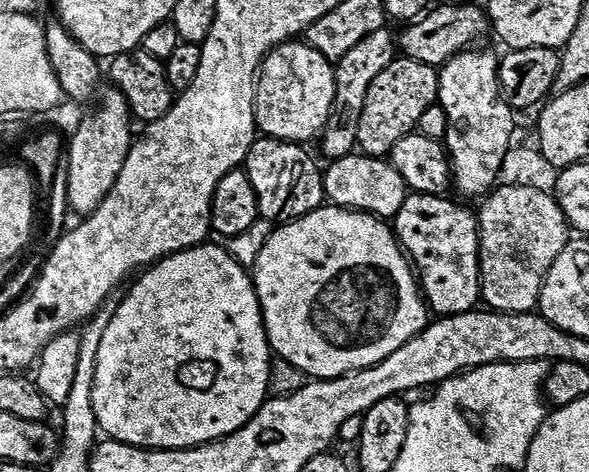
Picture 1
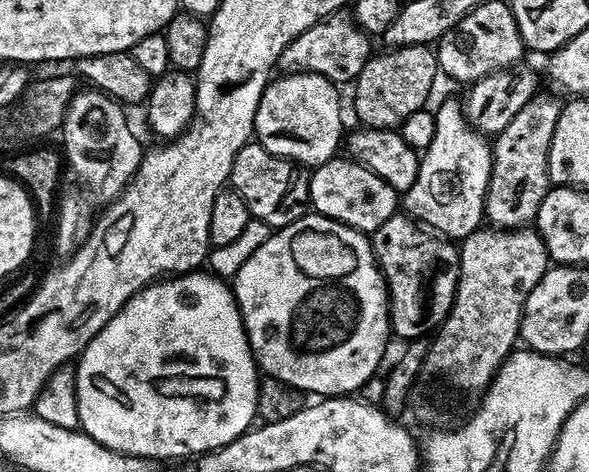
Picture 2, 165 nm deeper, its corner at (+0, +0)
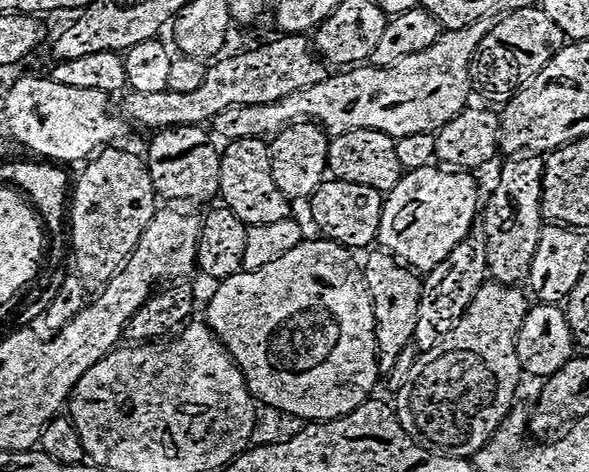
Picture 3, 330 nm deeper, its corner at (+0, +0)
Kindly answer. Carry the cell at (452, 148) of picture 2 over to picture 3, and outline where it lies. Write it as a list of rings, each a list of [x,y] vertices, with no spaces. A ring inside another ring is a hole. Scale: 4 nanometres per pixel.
[[[440,166],[407,169],[407,171],[401,175],[400,181],[398,181],[398,183],[395,184],[392,189],[388,191],[383,197],[384,205],[380,211],[380,221],[378,222],[378,230],[376,231],[376,240],[378,241],[379,247],[383,249],[383,251],[392,253],[392,255],[395,256],[397,260],[403,262],[405,265],[407,265],[407,267],[413,270],[427,270],[429,268],[433,268],[434,266],[438,266],[438,262],[445,260],[445,258],[455,250],[456,245],[461,243],[461,241],[467,237],[464,235],[467,234],[468,227],[470,227],[471,224],[473,227],[474,221],[477,219],[478,200],[476,204],[476,184],[468,176],[471,175],[469,175],[467,171],[445,170]]]

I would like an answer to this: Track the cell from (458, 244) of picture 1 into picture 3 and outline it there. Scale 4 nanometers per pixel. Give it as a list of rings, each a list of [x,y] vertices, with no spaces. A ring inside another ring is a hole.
[[[383,250],[369,251],[368,257],[362,260],[362,271],[364,273],[364,285],[368,287],[368,293],[372,299],[372,313],[376,319],[376,354],[381,369],[390,370],[403,348],[409,347],[414,322],[418,314],[418,298],[420,297],[421,277],[413,269],[405,266],[397,260],[390,252]]]

